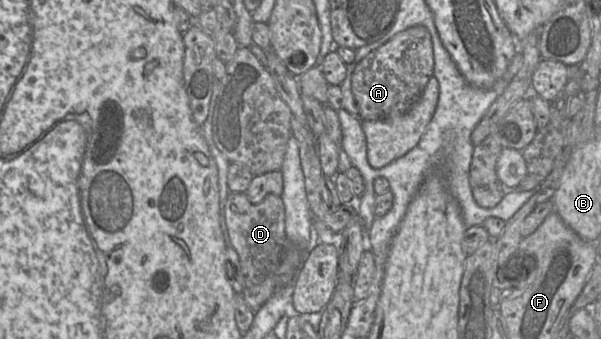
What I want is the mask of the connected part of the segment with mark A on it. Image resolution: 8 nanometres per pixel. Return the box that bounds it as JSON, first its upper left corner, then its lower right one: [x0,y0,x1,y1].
[351,26,433,121]

